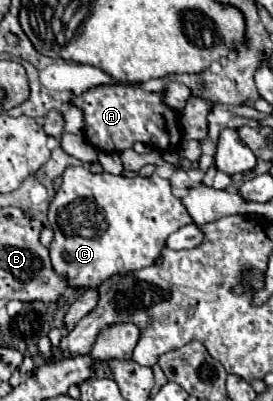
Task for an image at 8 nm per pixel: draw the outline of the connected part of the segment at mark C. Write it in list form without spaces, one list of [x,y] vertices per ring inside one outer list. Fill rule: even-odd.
[[[69,167],[63,173],[63,181],[59,191],[49,203],[49,225],[55,233],[49,253],[51,253],[51,267],[57,275],[65,277],[67,283],[75,289],[85,287],[101,287],[109,277],[131,273],[143,267],[153,265],[165,241],[171,233],[181,229],[183,225],[191,223],[191,215],[185,209],[183,201],[173,195],[169,179],[159,177],[153,173],[151,177],[125,177],[125,175],[111,175],[111,173],[91,173],[85,167]]]

